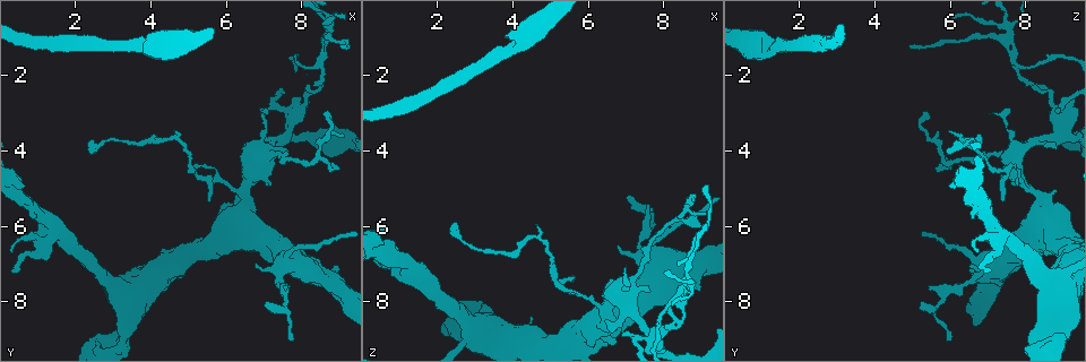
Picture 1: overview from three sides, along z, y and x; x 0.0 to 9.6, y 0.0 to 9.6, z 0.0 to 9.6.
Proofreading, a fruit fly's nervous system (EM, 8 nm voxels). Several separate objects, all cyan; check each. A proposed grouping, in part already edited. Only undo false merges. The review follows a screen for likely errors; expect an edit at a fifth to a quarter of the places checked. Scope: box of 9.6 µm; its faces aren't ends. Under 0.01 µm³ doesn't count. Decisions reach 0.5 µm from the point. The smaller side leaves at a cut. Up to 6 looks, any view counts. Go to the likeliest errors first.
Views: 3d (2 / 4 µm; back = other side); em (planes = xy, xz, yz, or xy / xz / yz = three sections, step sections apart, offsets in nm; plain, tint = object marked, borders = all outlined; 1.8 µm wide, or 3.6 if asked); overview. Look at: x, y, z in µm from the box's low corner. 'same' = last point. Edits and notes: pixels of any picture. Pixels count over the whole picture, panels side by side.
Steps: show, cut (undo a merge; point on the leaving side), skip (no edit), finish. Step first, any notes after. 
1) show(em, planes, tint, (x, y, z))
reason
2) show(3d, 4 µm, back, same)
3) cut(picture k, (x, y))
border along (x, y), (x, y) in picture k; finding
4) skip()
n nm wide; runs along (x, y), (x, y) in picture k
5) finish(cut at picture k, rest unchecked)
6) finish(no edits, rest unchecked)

show(em, planes, tint, (6.85, 4.15, 7.70))
looks like a crossing

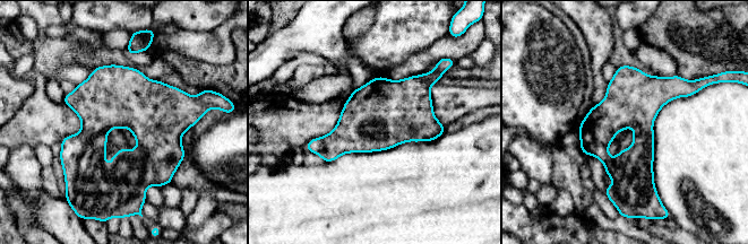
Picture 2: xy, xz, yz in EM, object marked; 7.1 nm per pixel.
skip()
one cell here

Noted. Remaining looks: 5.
show(3d, 2 µm, (8.05, 2.60, 8.65))
calibre changes

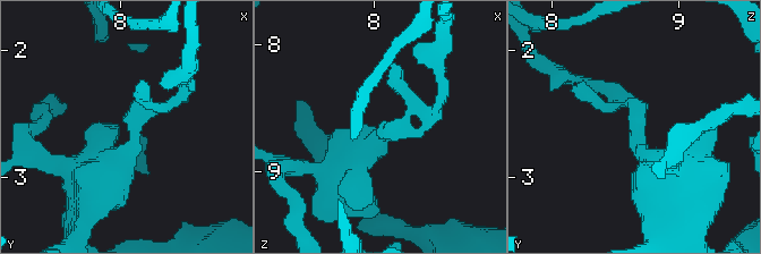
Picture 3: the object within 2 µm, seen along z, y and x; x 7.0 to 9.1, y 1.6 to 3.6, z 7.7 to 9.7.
show(em, planes, plain, (8.08, 2.58, 8.66))
now the EM

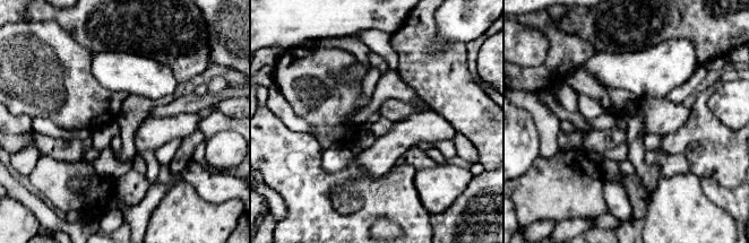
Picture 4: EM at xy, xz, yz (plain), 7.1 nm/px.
show(em, planes, borders, same)

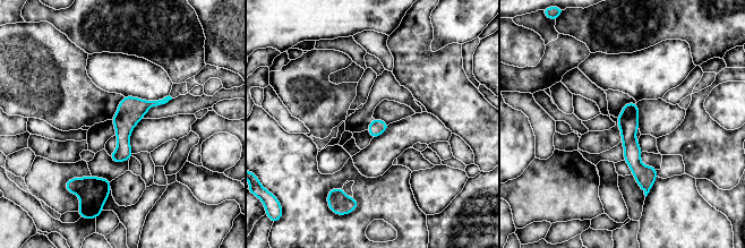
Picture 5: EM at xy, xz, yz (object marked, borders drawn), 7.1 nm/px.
skip()
one cell here

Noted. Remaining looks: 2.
show(em, planes, plain, (0.80, 5.40, 6.90))
sharp bend

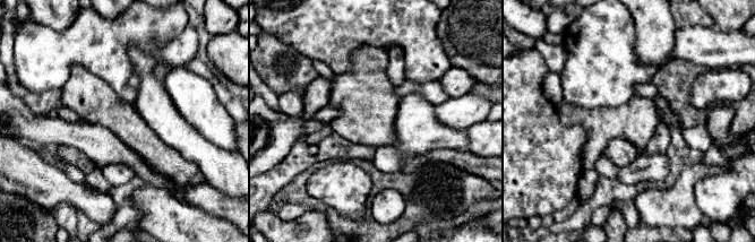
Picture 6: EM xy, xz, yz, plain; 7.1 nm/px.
show(em, planes, tint, same)

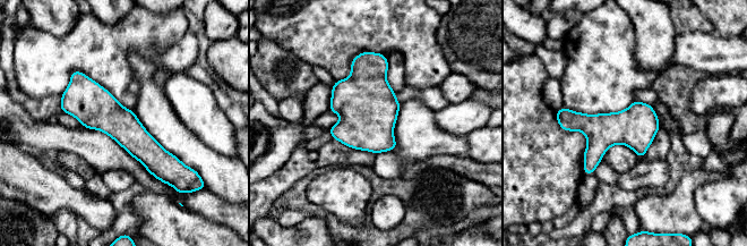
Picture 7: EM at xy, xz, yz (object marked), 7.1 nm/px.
skip()
runs along (73, 78), (160, 163), (174, 167) in picture 7; all the same cell

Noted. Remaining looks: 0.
finish(no edits, rest unchecked)

